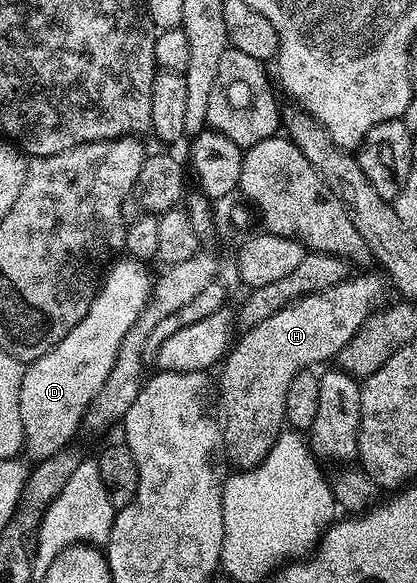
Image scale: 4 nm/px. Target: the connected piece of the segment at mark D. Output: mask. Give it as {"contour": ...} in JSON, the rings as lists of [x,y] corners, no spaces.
{"contour":[[[130,256],[112,262],[87,315],[65,340],[24,369],[19,410],[23,413],[25,450],[32,454],[32,459],[53,456],[53,452],[72,445],[71,437],[80,433],[89,404],[101,392],[117,360],[121,340],[153,297],[153,274],[151,278],[147,266],[146,261]]]}

